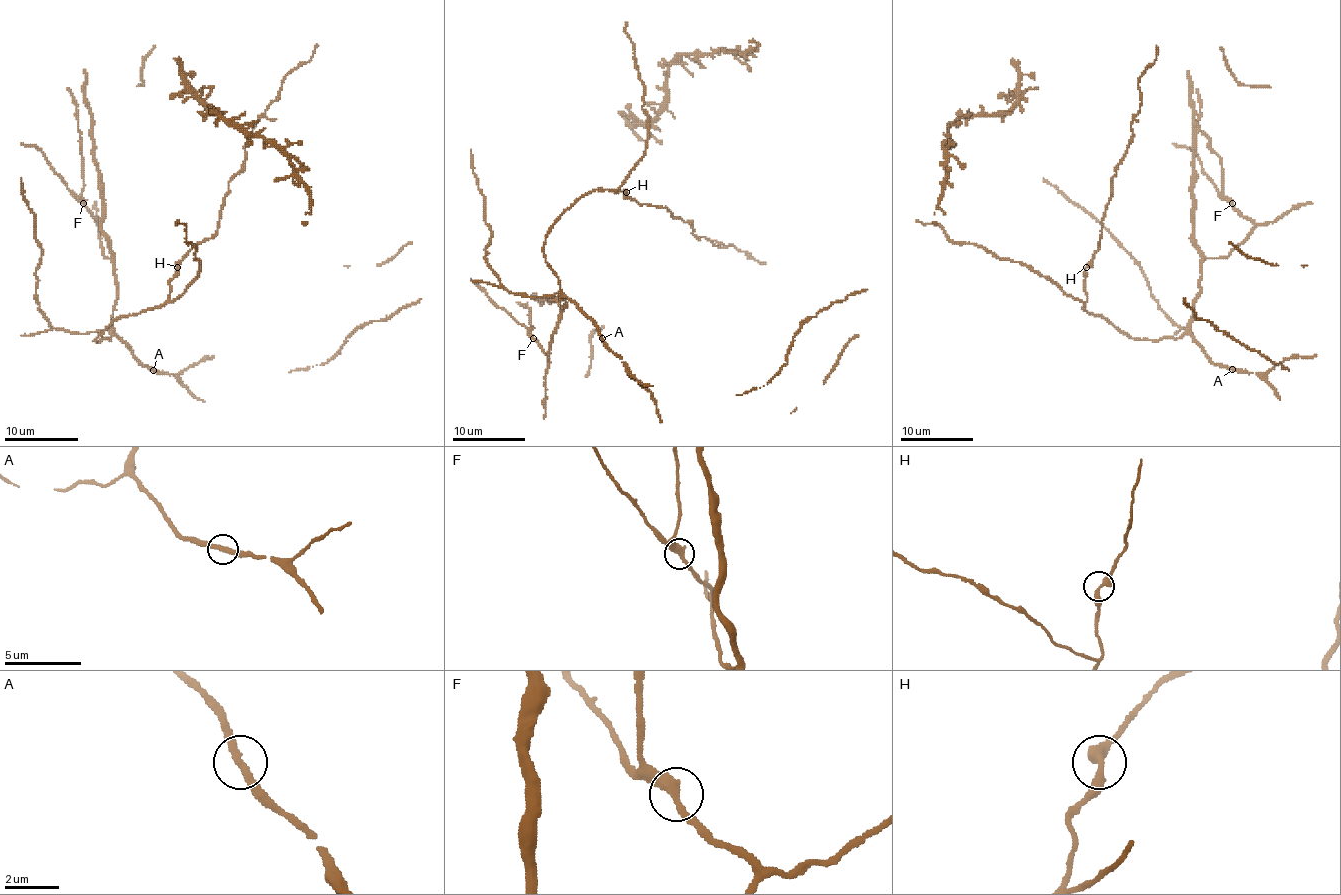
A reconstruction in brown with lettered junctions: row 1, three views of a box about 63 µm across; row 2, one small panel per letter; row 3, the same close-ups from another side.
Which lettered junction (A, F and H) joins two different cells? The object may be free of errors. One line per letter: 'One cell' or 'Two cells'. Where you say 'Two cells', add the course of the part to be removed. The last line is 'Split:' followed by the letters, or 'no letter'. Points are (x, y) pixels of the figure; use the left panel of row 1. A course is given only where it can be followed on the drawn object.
A: One cell
F: One cell
H: One cell
Split: no letter

